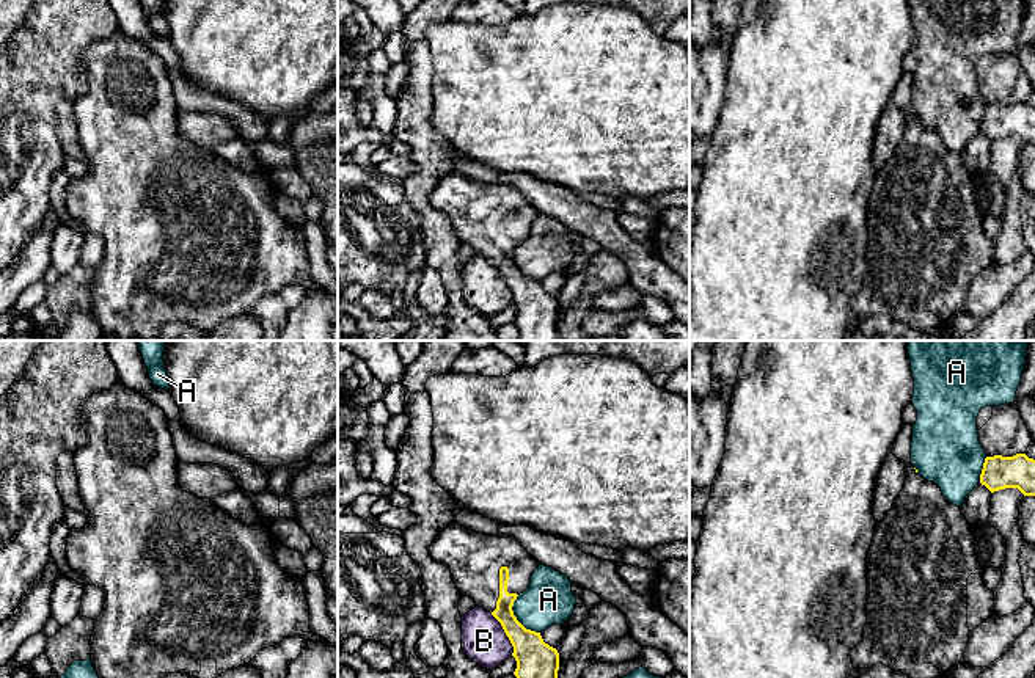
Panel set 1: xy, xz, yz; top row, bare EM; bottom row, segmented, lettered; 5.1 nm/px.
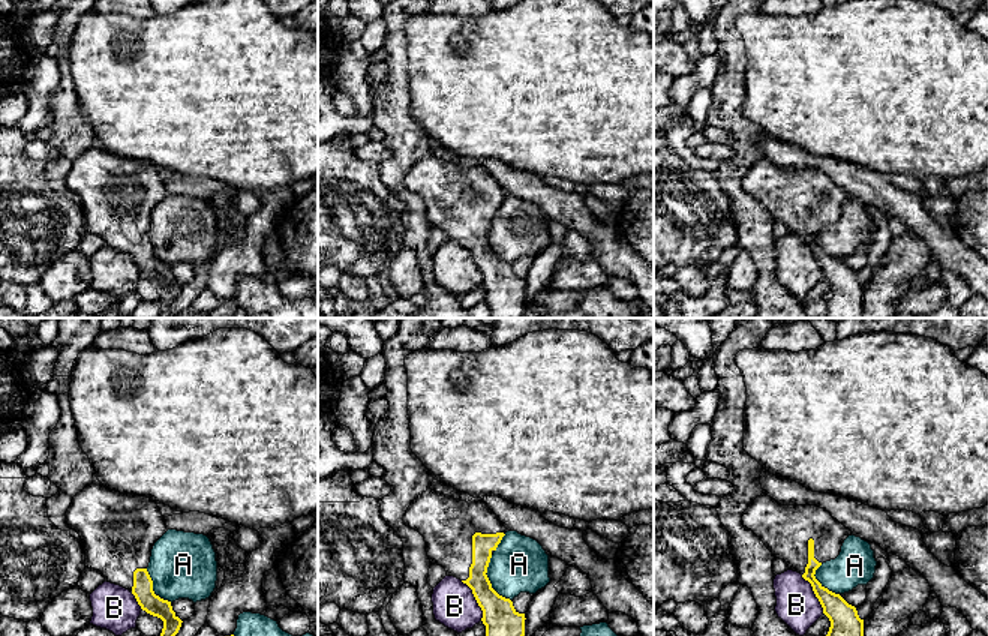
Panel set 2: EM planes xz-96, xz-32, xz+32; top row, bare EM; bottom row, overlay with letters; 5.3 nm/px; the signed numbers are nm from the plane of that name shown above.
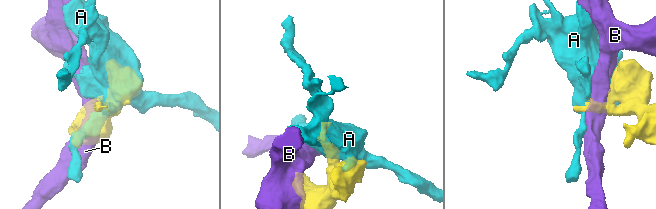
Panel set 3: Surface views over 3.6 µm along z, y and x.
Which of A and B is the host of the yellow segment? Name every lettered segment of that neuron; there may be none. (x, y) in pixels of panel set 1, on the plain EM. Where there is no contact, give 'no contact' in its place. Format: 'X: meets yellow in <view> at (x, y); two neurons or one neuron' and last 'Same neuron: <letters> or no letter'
A: meets yellow in xz at (515, 267); two neurons
B: meets yellow in xz at (506, 283); two neurons
Same neuron: no letter

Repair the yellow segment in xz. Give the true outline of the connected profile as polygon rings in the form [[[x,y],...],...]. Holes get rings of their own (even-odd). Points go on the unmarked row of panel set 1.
[[[452,170],[435,185],[429,204],[451,220],[462,245],[473,246],[501,272],[514,295],[518,341],[586,341],[581,323],[597,311],[597,297],[628,281],[625,264],[602,250],[586,262],[580,297],[561,312],[558,298],[540,281],[526,278],[512,259],[540,213],[521,191],[507,182],[484,184]]]

